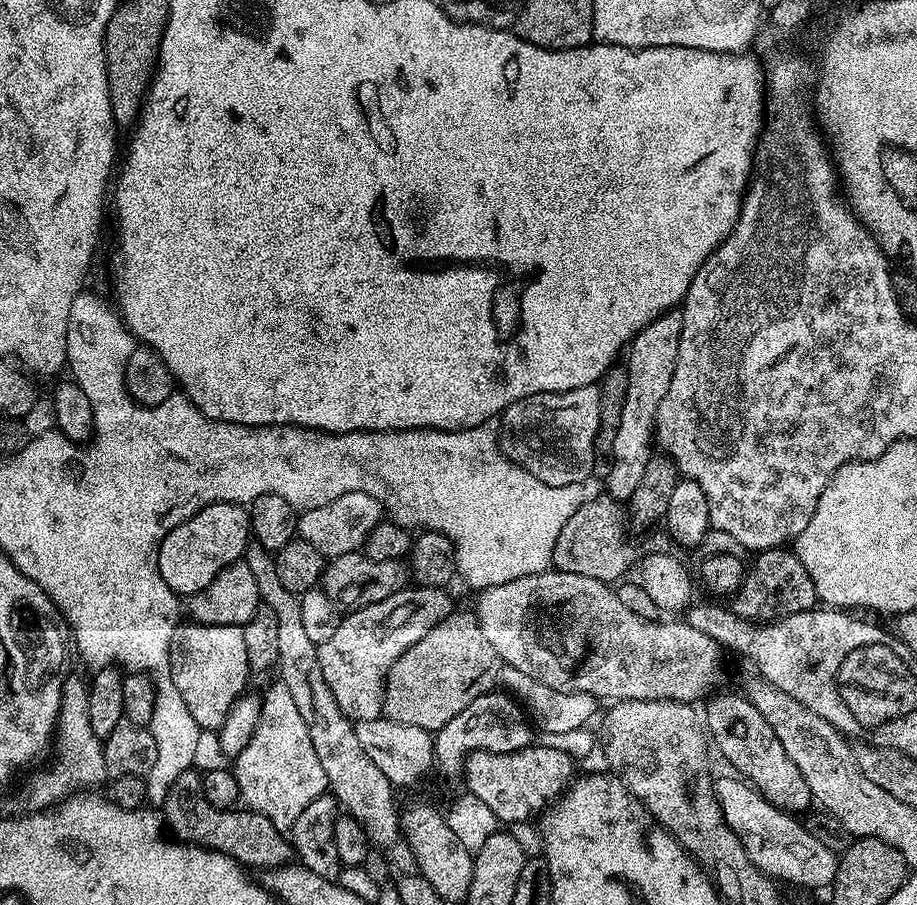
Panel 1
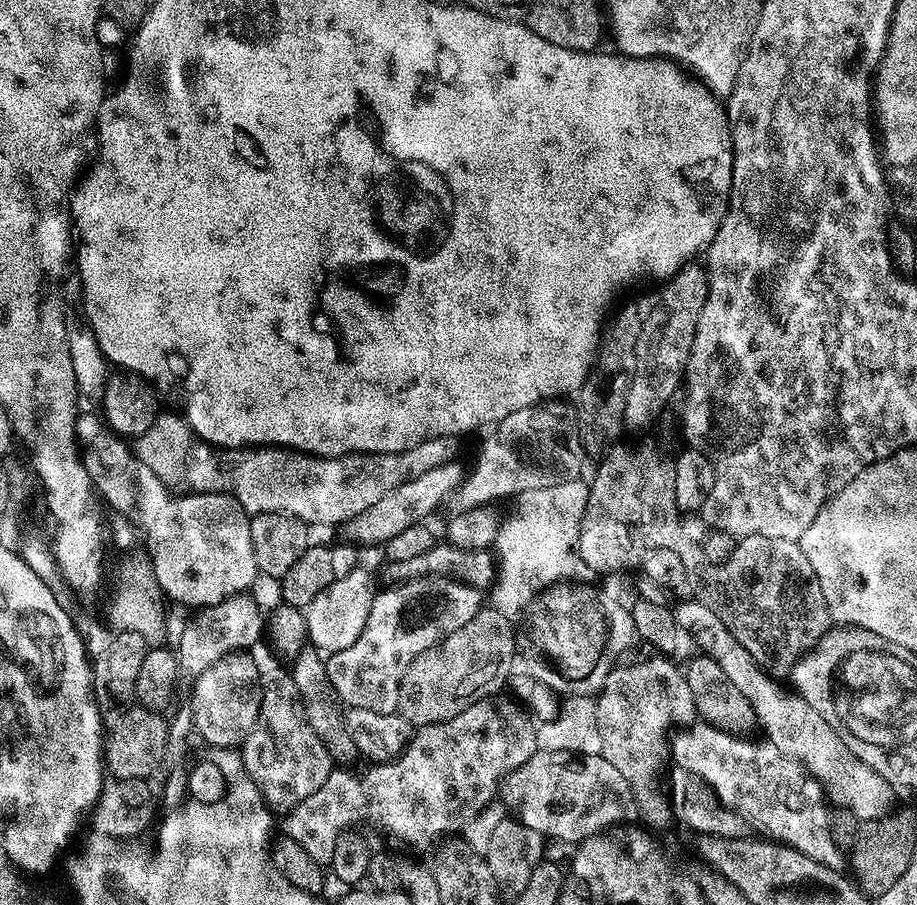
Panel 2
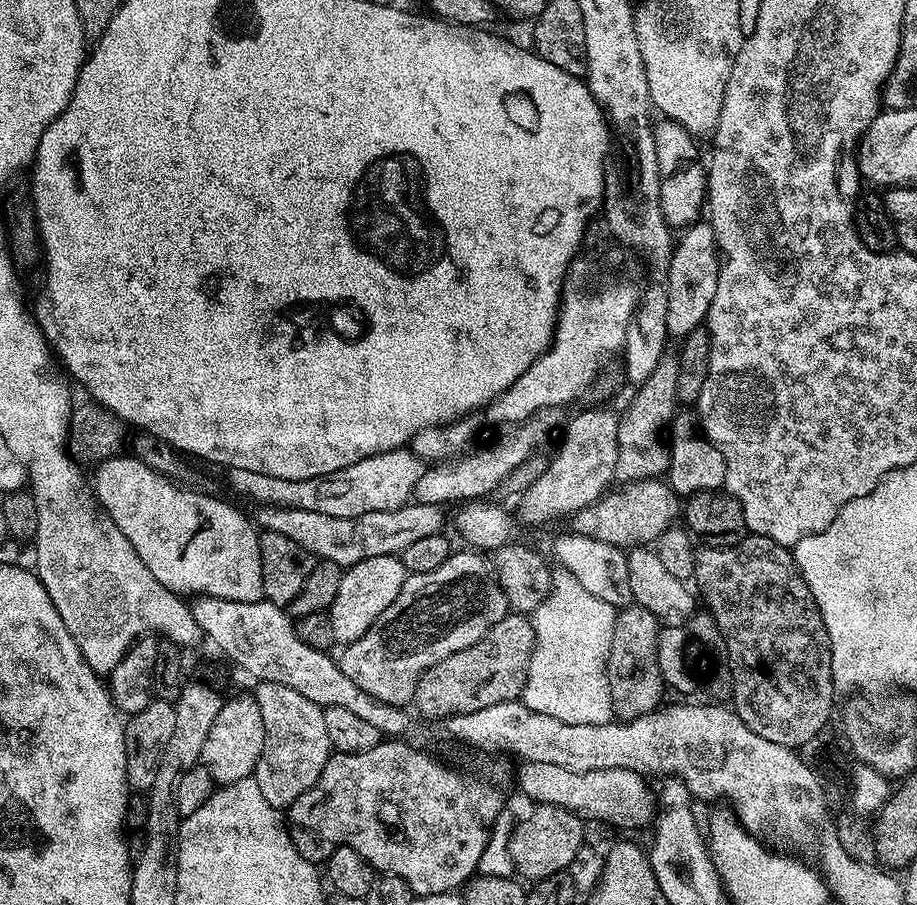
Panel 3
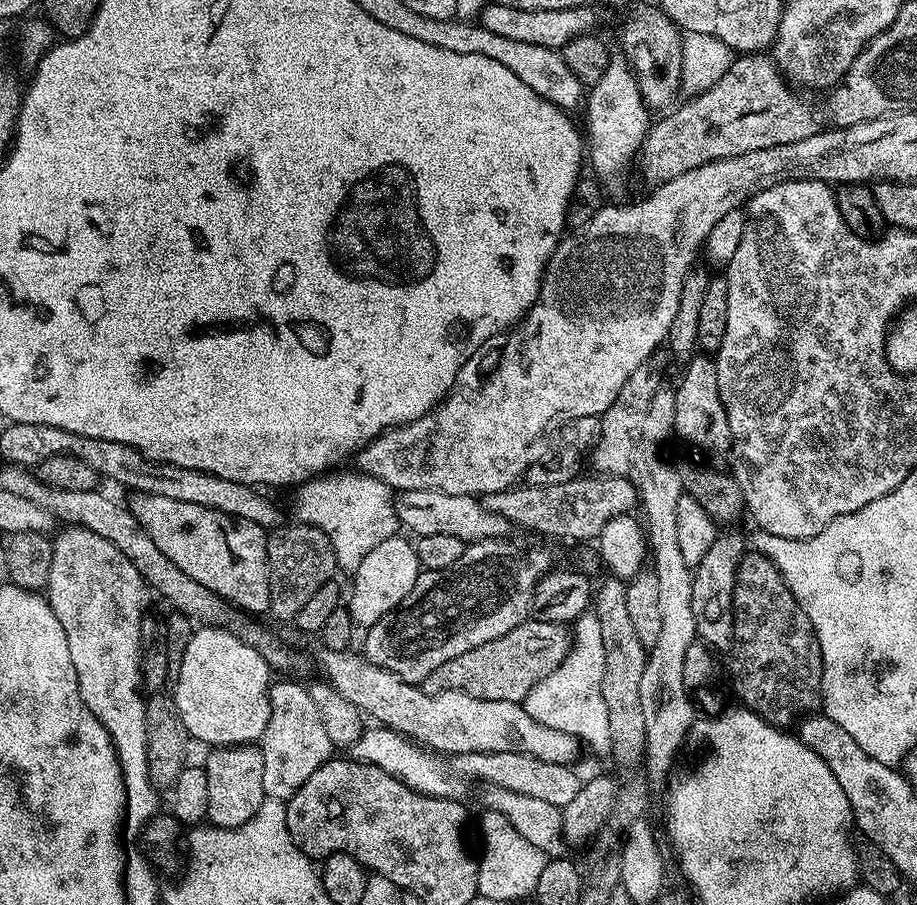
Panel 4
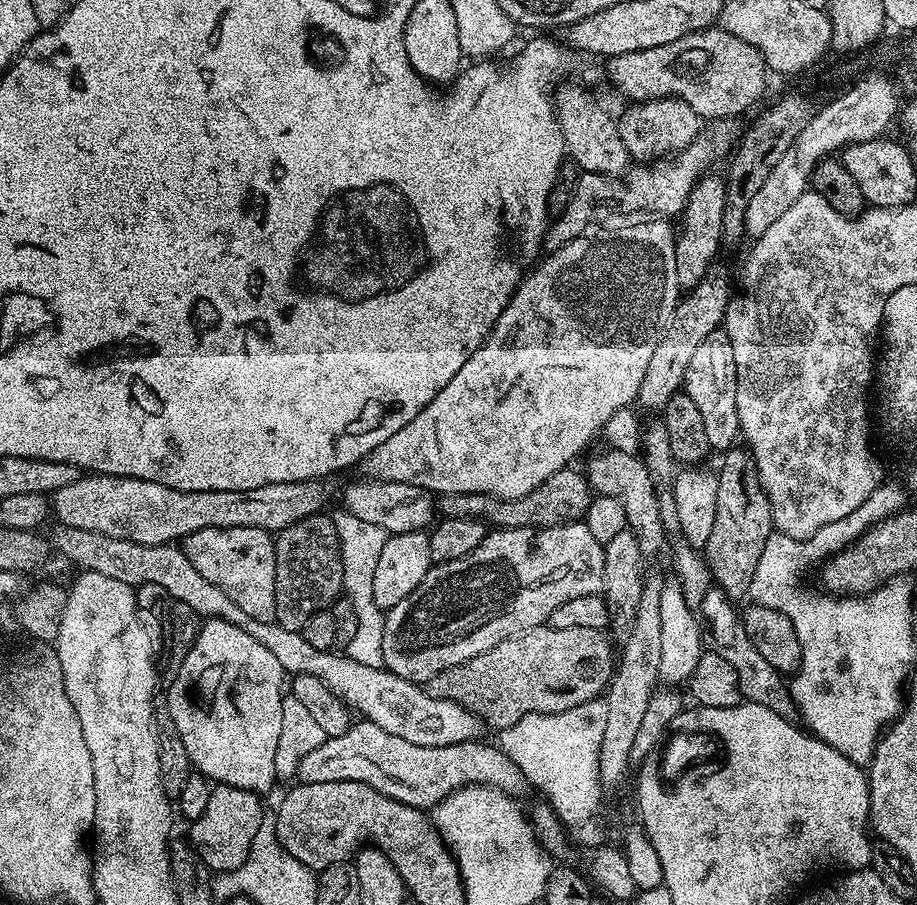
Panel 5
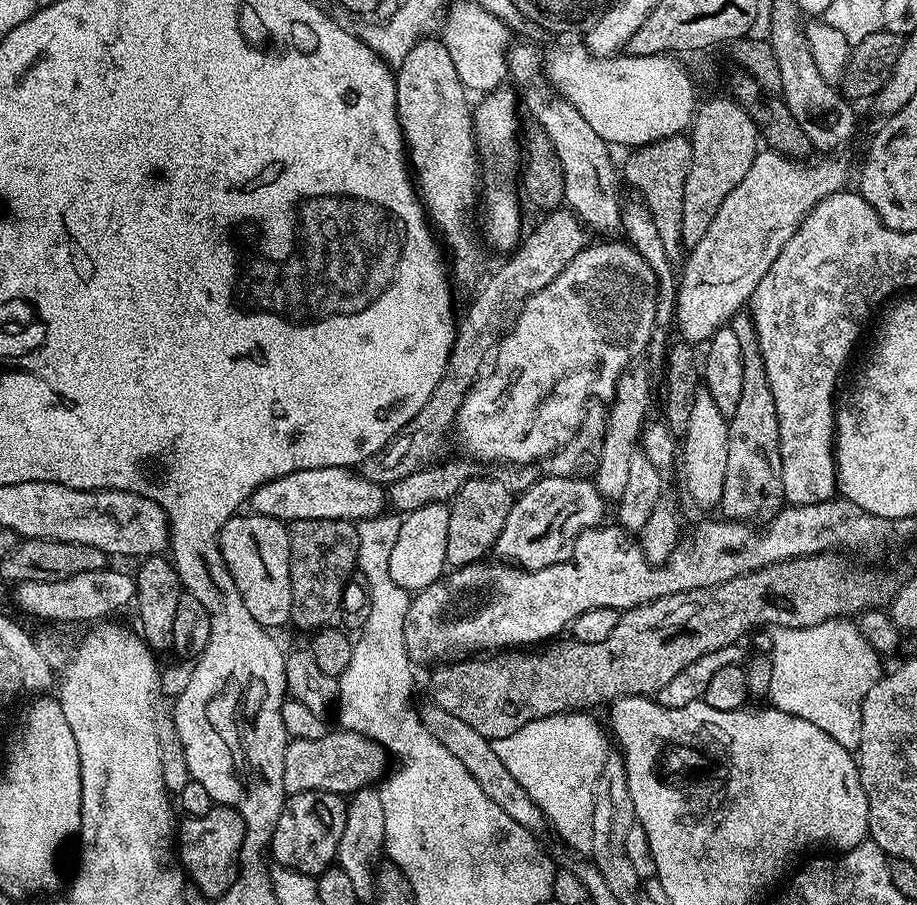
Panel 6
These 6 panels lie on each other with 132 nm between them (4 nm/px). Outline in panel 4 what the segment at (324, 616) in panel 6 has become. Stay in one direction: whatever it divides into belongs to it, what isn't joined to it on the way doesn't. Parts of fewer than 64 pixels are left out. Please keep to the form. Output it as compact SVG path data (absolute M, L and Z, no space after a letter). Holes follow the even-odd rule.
M299 522L285 523L268 532L268 565L270 566L270 606L268 612L276 620L295 621L298 610L323 584L337 575L334 546L321 528Z

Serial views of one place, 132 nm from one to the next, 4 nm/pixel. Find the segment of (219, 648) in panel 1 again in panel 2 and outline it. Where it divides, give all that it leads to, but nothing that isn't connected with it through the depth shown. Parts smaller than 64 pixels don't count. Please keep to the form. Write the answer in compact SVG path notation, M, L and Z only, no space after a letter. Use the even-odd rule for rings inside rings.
M247 651L229 652L218 662L214 662L203 672L195 677L192 686L192 722L197 737L201 736L212 748L232 748L243 745L247 736L254 730L260 713L260 686L259 679L261 669L256 668L254 661L248 657Z

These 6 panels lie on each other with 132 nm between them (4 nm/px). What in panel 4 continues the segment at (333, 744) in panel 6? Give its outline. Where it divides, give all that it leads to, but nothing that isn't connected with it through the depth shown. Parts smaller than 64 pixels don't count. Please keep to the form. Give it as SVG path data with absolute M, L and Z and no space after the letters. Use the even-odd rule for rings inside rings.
M383 726L365 727L358 742L352 744L350 756L363 764L373 764L386 770L386 774L398 778L415 792L443 800L463 801L468 784L481 780L484 786L526 794L527 797L550 802L562 810L566 802L578 794L582 783L581 777L576 777L569 765L539 760L527 756L525 752L458 752L449 755L447 759L438 758L437 753L405 738L395 728Z

